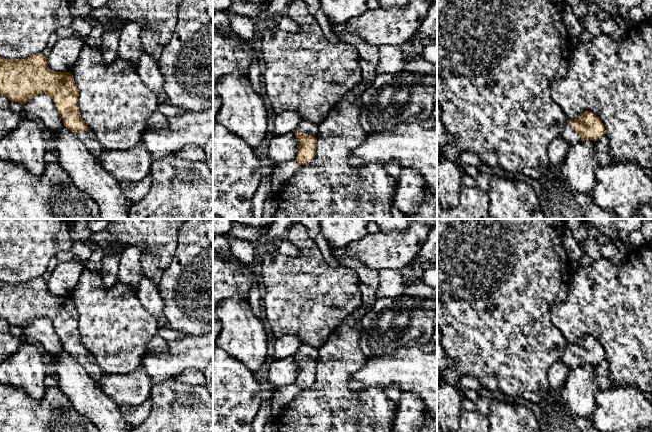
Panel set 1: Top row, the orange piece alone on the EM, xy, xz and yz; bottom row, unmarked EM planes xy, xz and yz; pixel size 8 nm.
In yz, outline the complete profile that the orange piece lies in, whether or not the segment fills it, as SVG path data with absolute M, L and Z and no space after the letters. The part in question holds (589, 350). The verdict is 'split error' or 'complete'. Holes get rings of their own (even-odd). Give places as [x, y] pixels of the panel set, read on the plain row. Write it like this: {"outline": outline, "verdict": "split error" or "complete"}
{"outline": "M585 335L576 344L567 344L562 361L568 368L583 364L598 365L606 358L605 350L594 337Z", "verdict": "split error"}

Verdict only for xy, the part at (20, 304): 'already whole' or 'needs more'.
needs more

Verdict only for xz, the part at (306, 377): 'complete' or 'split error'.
split error

